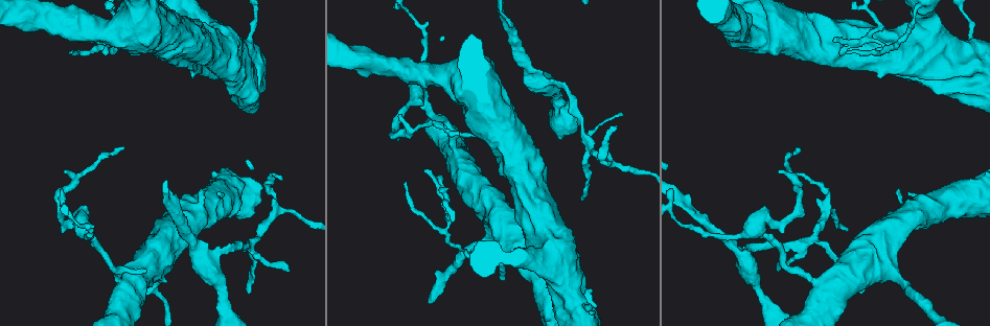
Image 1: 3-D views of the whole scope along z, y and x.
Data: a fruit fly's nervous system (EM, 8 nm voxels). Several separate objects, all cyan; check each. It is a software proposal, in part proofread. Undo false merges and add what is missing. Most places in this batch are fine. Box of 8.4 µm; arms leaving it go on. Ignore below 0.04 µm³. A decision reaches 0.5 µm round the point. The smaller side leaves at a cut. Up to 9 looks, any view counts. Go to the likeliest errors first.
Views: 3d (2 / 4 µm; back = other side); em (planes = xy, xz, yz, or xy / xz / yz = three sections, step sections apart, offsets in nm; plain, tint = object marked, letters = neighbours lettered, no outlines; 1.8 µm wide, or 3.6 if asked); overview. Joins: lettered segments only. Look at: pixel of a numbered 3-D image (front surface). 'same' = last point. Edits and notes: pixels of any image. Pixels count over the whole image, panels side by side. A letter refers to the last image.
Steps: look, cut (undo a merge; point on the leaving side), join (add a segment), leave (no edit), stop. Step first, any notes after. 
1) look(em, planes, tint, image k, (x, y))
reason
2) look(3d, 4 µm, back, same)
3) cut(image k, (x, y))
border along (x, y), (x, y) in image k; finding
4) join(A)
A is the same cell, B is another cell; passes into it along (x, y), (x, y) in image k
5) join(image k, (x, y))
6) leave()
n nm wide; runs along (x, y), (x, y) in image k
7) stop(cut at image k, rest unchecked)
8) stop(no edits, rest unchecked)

look(em, planes, tint, image 1, (444, 211))
sharp bend

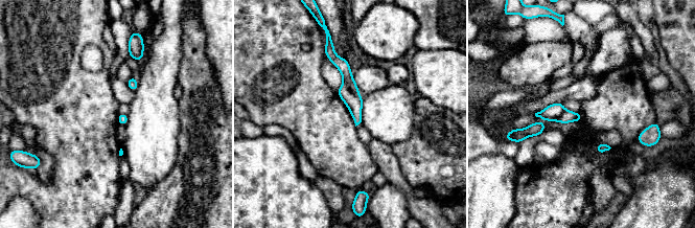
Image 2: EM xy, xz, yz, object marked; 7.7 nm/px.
look(em, planes, letters, same)
what lies round it

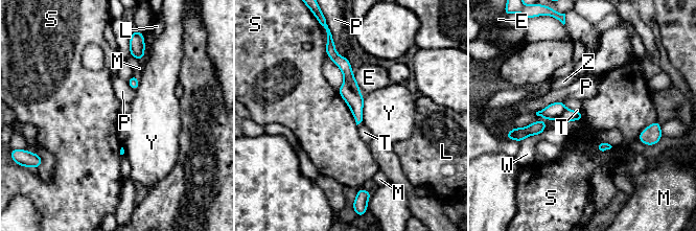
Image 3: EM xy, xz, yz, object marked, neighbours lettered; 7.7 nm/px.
leave()
80 nm wide; E, L, M, P, S, T, W, Y and Z are other cells; border along (337, 90), (347, 105), (356, 124) in image 3; one cell here

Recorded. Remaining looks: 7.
look(3d, 4 µm, image 1, (282, 178))
tapers out

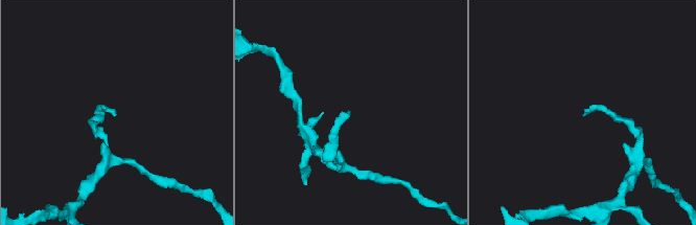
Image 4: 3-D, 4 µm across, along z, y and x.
look(em, yz, step 8, letters, image 4, (115, 113))

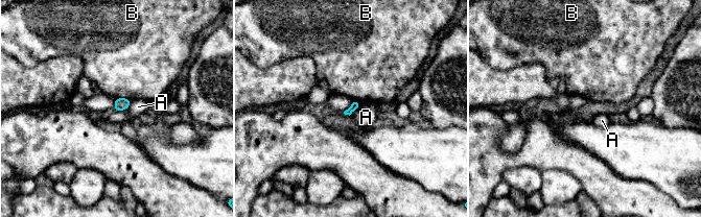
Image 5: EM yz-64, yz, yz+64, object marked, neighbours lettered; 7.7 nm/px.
leave()
A and B are other cells; border along (132, 100), (126, 109), (114, 112) in image 5; no lettered segment goes on from it

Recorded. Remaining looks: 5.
look(em, yz, step 4, tint, image 1, (224, 312))
sudden change in width

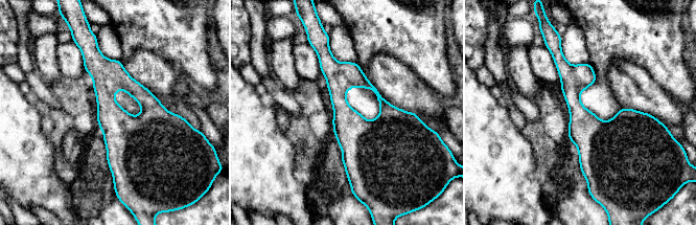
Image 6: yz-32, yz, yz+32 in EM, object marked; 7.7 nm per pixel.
look(em, yz, step 4, letters, same)
see the neighbours

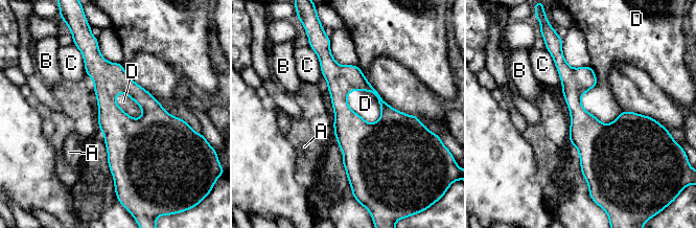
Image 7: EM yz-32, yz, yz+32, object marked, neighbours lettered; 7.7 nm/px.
leave()
D touches over 320 nm; A, B, C and D are other cells; all the same cell

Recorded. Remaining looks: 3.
look(em, xy, step 4, tint, image 1, (67, 172))
free end

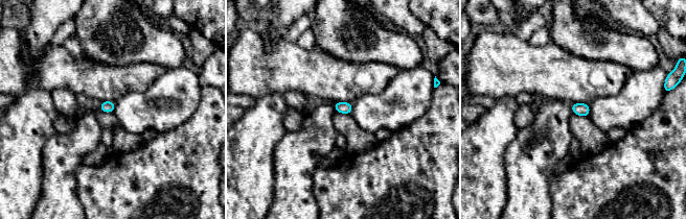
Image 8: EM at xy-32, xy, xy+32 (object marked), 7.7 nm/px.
look(em, xy, step 4, letters, same)
see the neighbours

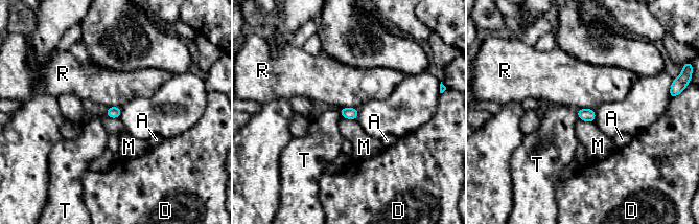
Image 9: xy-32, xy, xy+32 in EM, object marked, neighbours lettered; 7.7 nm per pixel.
leave()
A, D, M, R and T are other cells; border along (579, 118), (593, 122) in image 9; no lettered segment goes on from it

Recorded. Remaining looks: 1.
stop(no edits, rest unchecked)

